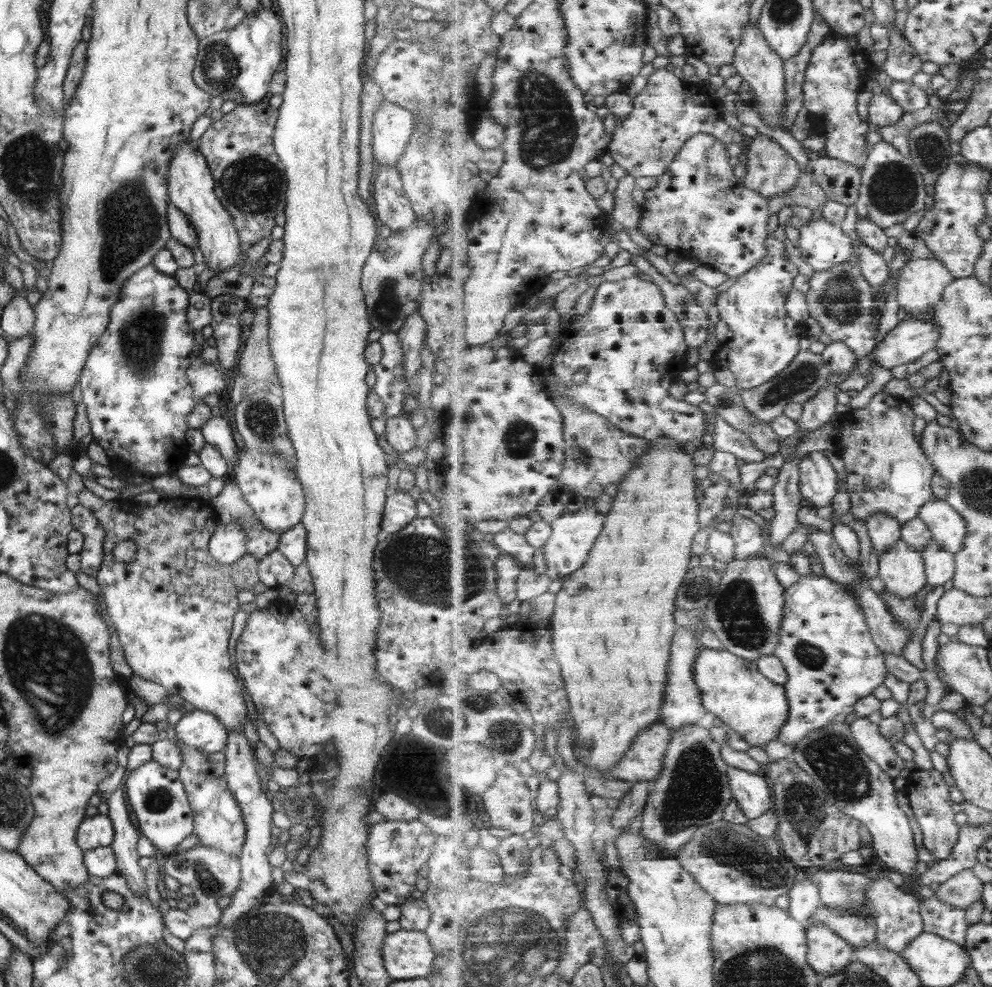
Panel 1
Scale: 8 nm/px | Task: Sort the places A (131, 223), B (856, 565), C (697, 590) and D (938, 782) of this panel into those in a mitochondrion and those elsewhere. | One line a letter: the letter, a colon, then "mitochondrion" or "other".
A: mitochondrion
B: other
C: mitochondrion
D: other

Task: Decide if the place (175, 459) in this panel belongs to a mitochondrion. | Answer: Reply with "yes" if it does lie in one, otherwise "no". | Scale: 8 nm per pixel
no

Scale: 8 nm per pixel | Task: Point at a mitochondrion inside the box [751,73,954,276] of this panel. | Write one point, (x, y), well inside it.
(893, 189)

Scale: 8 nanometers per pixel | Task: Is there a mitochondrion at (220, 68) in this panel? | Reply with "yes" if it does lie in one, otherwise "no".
yes

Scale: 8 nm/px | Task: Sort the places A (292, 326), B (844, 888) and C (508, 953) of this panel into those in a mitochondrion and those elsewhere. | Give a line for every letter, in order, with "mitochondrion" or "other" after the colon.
A: other
B: mitochondrion
C: mitochondrion

